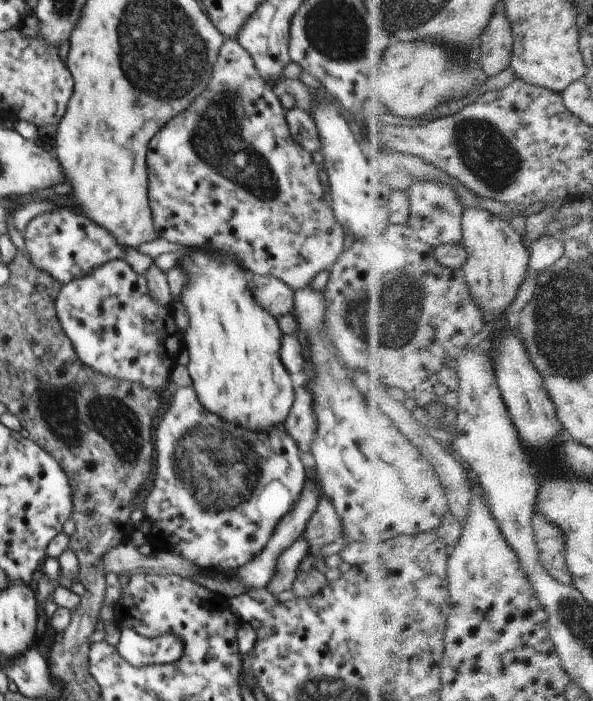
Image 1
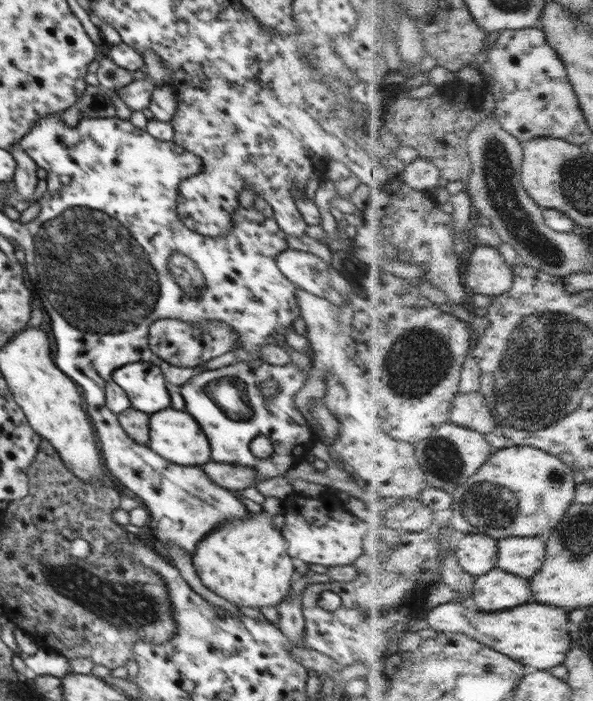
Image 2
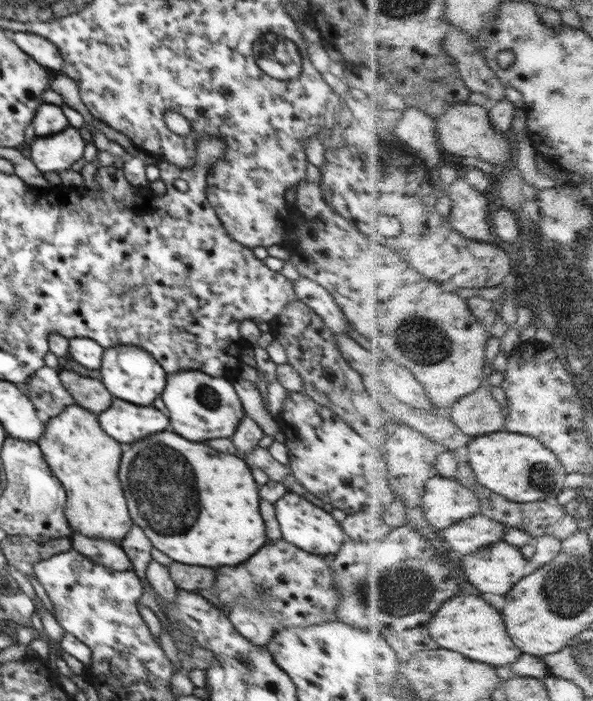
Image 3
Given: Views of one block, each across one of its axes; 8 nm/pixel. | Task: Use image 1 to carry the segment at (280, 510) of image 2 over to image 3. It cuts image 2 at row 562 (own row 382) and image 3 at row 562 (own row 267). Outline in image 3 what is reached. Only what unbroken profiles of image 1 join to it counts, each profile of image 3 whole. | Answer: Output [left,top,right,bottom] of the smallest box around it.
[118,430,267,569]

